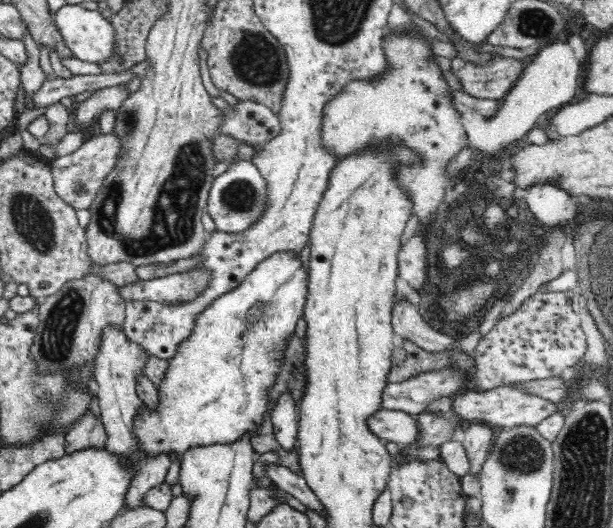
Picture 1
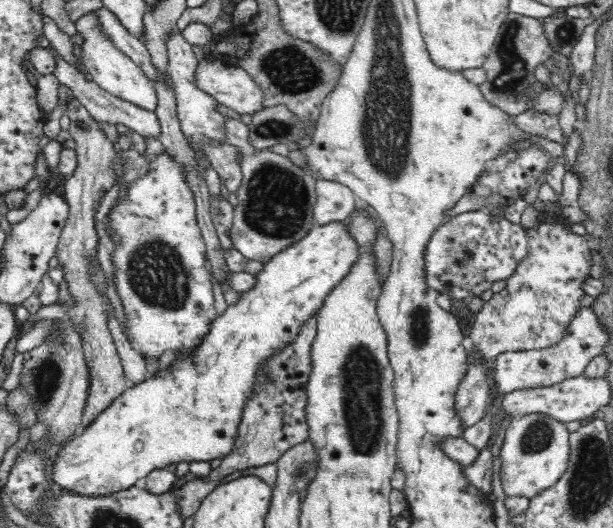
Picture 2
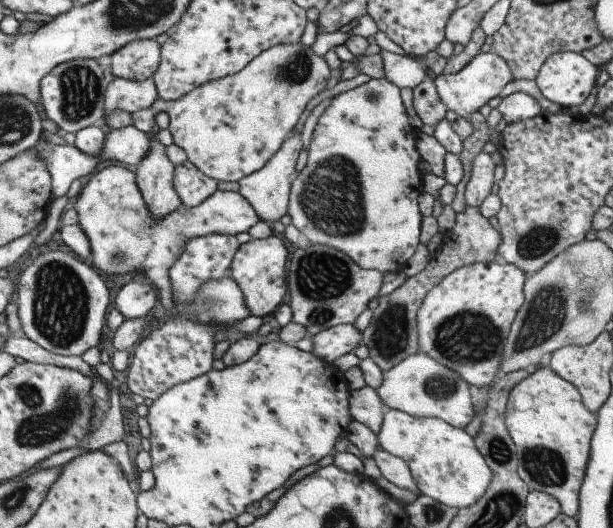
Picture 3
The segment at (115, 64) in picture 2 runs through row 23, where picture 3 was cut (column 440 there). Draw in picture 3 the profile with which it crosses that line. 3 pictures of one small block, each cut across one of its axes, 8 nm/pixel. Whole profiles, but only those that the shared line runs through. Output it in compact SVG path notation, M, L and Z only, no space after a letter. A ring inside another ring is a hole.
M480 53L475 56L462 70L455 74L442 74L435 78L435 85L440 95L442 104L447 110L460 117L468 118L474 112L488 104L490 98L499 96L504 86L512 81L510 67L498 54Z

